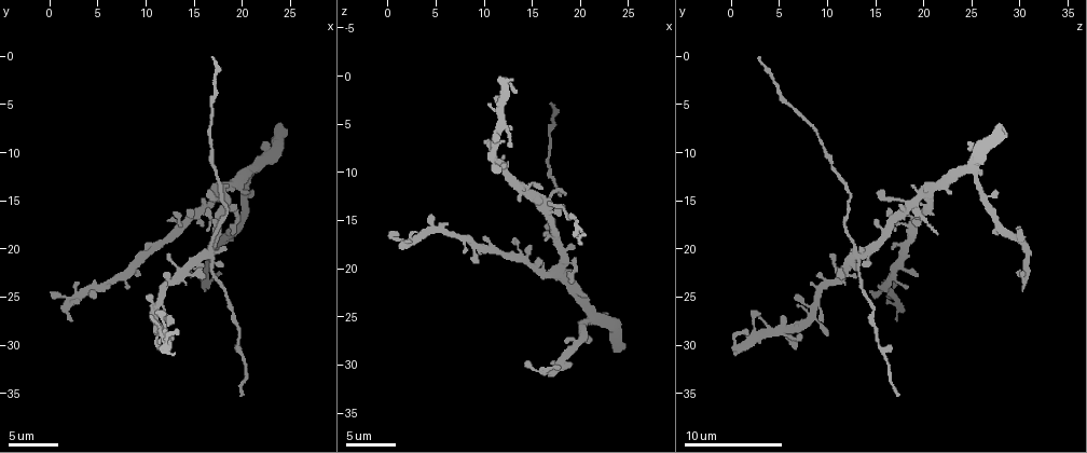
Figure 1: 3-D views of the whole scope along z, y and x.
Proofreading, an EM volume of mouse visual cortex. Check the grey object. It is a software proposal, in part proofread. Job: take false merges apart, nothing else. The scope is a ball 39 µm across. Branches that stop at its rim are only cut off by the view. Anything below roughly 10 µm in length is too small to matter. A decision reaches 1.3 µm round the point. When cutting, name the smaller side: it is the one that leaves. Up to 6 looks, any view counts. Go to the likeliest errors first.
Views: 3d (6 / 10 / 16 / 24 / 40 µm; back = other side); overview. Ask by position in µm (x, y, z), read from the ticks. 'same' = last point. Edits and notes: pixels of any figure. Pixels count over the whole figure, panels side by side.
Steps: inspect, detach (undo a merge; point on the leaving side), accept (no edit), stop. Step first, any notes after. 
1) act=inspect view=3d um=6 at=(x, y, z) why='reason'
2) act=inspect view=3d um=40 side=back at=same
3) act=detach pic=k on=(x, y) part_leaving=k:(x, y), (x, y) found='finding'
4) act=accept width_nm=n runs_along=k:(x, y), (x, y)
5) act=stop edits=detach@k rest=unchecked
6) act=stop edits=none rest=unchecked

act=inspect view=3d um=16 at=(16.6, 20.0, 12.8) why='a fork'

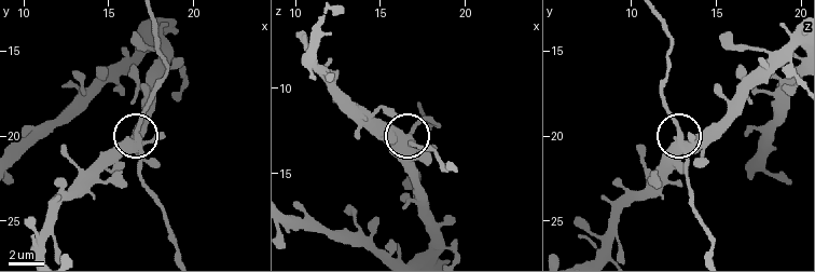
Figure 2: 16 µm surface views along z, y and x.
act=accept arms=3 found='continuous, no second neuron'

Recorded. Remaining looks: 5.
act=inspect view=3d um=16 at=(20.8, 12.0, 24.8) why='small branch off a trunk'

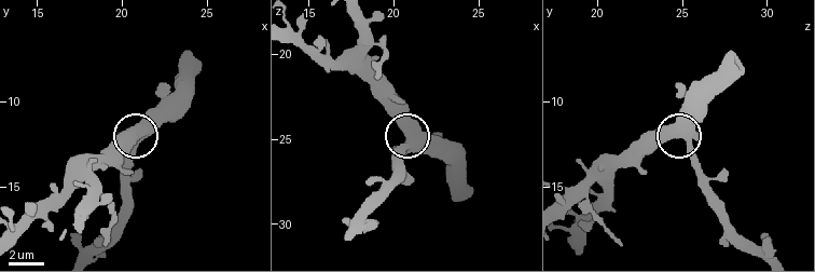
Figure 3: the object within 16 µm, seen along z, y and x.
act=accept found='one neuron here'

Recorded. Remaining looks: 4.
act=inspect view=3d um=6 at=(16.8, 9.4, 9.4) why='thick turns thin'

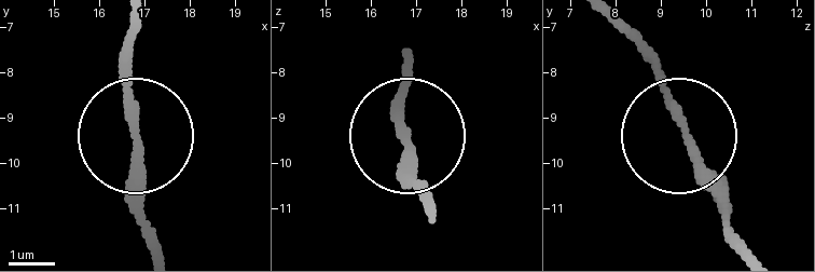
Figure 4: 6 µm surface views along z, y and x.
act=accept found='one neuron here'

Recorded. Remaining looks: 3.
act=stop edits=none rest=unchecked

